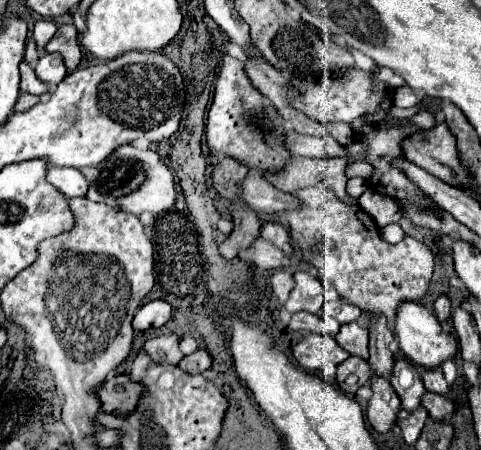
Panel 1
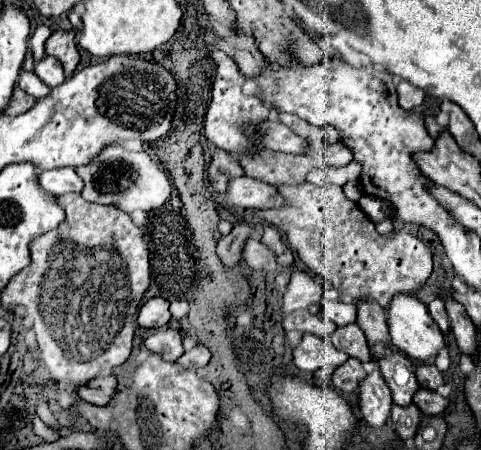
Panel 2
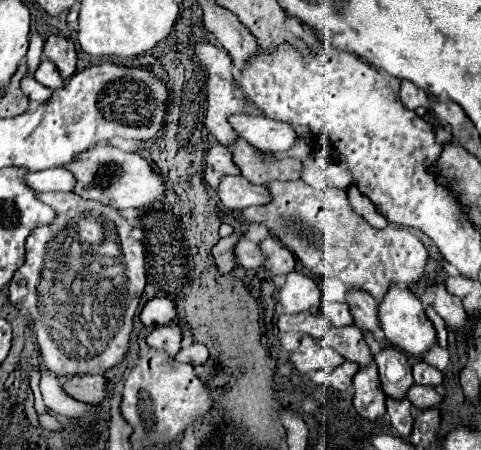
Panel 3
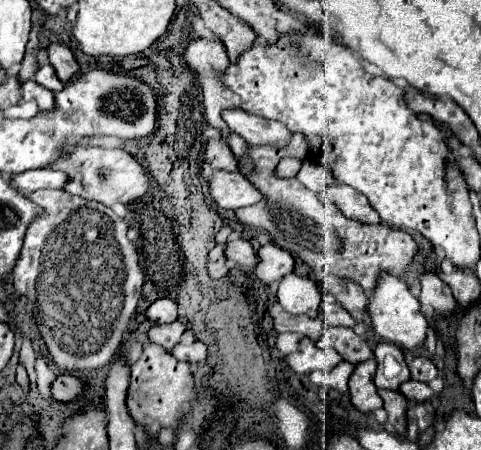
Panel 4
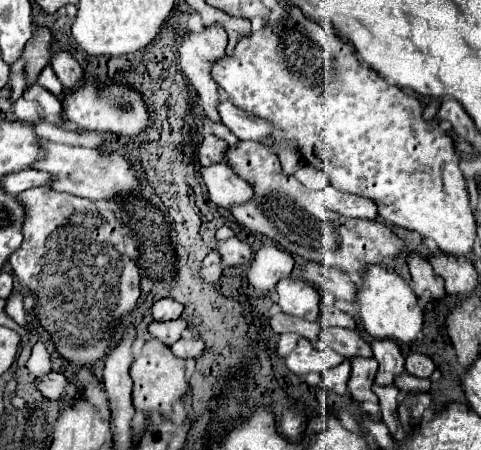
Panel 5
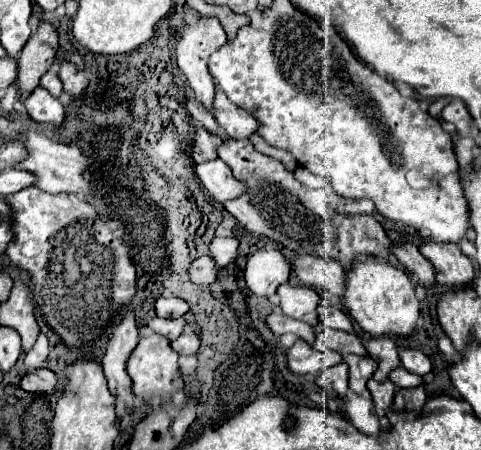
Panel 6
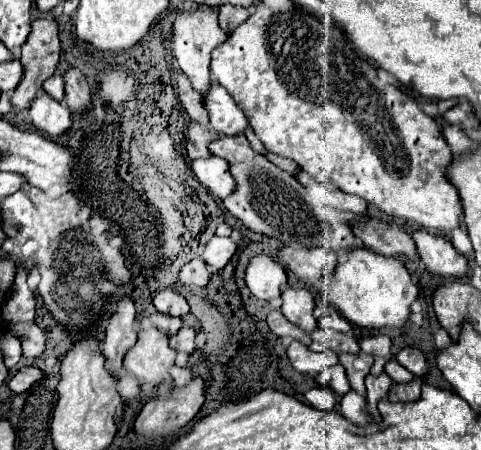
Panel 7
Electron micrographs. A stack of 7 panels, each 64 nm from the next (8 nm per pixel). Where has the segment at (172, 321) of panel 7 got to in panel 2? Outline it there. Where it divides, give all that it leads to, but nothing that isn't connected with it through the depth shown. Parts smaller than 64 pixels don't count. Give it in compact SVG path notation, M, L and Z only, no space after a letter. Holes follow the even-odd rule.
M166 326L166 328L160 328L156 330L154 334L150 334L146 340L144 340L146 348L156 352L156 354L162 354L164 360L168 362L176 362L182 354L184 354L184 348L182 348L182 336L178 330Z

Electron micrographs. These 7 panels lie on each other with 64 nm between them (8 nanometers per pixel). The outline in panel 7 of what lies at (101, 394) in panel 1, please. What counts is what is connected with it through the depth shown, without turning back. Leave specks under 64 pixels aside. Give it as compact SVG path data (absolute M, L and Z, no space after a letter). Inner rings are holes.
M24 366L20 368L8 382L6 386L12 390L12 392L26 392L32 384L36 384L38 380L42 380L44 374L42 370L38 370L36 366Z

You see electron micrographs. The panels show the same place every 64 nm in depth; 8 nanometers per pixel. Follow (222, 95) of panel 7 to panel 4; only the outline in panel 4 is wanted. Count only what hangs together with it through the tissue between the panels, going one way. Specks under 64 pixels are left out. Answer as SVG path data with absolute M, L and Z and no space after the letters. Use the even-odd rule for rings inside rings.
M226 108L222 110L222 118L228 124L232 132L242 136L248 144L276 144L286 146L290 140L288 128L284 128L280 122L266 120L254 114L248 114L244 110Z

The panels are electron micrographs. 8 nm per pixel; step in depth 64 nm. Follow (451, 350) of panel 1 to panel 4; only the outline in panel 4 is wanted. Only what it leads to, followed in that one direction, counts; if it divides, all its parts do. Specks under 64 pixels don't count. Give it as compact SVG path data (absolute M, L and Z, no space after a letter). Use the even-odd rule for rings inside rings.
M380 272L374 290L368 294L366 312L372 322L374 334L378 334L382 340L392 342L402 348L416 348L416 346L424 344L428 322L420 310L420 302L410 294L406 282L402 282L400 278L392 276L388 272Z

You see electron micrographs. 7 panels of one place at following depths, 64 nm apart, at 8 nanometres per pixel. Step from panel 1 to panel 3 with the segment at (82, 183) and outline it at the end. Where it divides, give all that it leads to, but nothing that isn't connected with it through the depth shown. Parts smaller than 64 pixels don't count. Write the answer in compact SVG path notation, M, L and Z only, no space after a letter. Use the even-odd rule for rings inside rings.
M48 168L40 172L26 172L24 182L34 192L68 192L74 188L74 176L66 168Z

